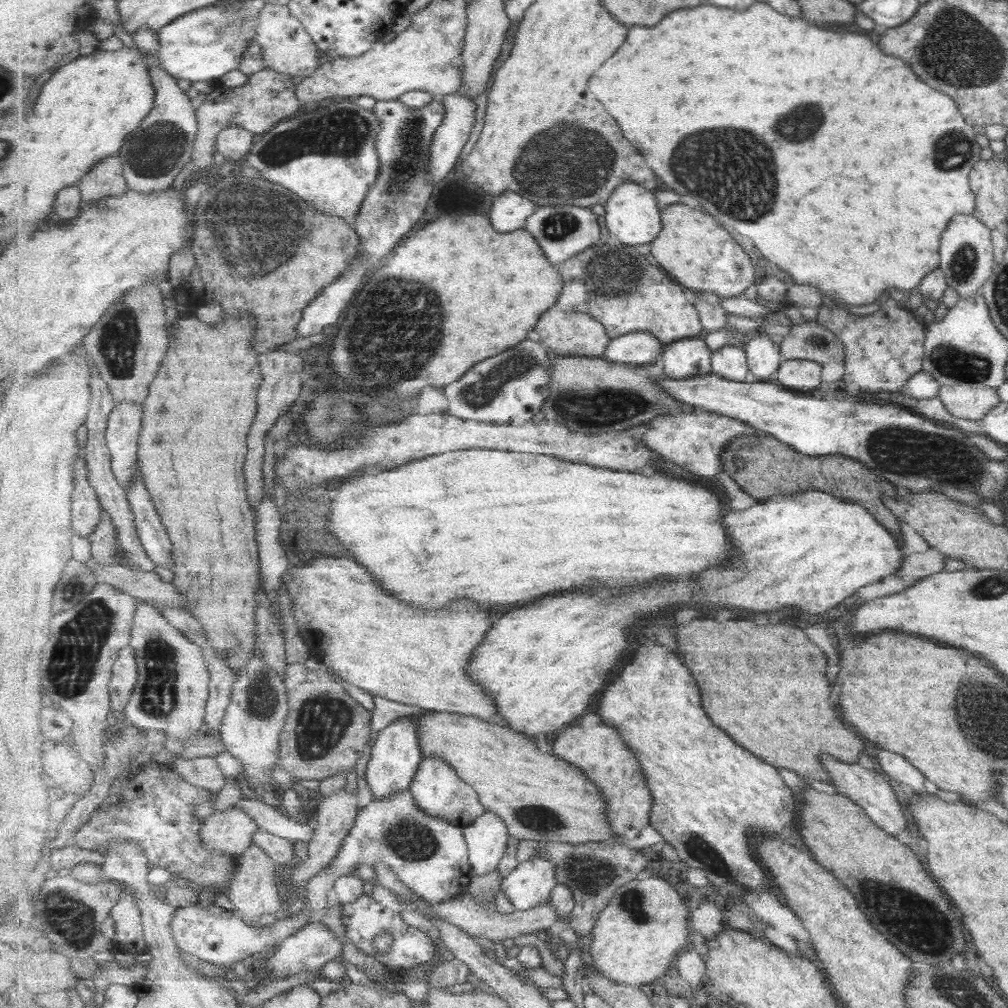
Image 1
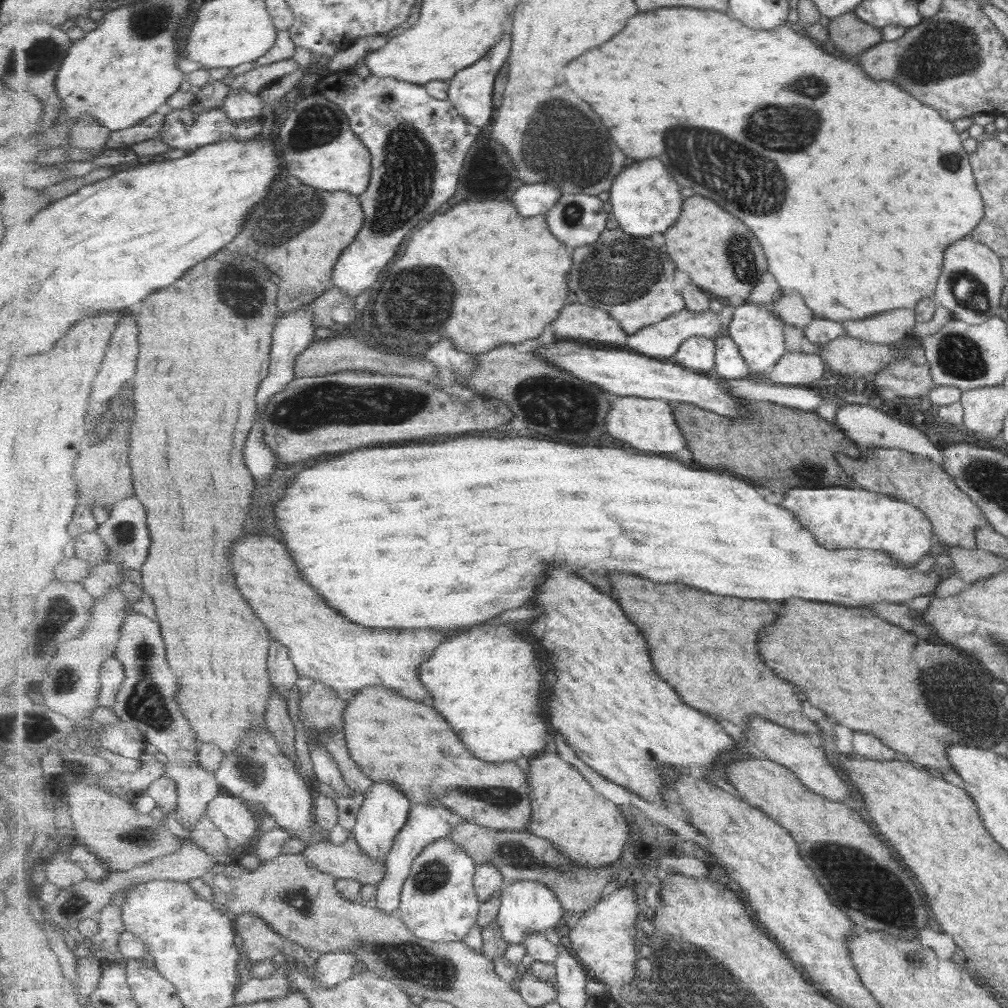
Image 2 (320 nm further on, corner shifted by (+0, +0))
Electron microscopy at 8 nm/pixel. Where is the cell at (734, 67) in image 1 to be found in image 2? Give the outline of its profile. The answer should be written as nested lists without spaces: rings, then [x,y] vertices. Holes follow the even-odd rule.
[[[659,8],[655,12],[633,16],[625,30],[617,34],[617,38],[613,38],[609,44],[603,44],[601,48],[593,48],[593,52],[587,52],[581,56],[581,60],[573,60],[573,64],[569,64],[569,72],[565,74],[569,76],[573,90],[583,100],[589,100],[593,108],[597,108],[597,114],[605,120],[605,124],[609,124],[613,140],[617,140],[617,146],[627,156],[639,160],[657,156],[671,172],[675,170],[677,160],[675,180],[682,187],[693,188],[697,194],[715,200],[725,210],[745,220],[769,256],[768,272],[777,278],[783,292],[798,291],[812,316],[839,323],[864,319],[893,309],[914,309],[918,300],[930,298],[934,293],[943,250],[969,234],[983,216],[983,204],[968,163],[968,152],[962,147],[951,122],[941,118],[936,110],[921,104],[921,101],[915,100],[889,80],[869,78],[860,65],[844,57],[833,57],[820,49],[819,45],[791,24],[782,24],[771,32],[759,32],[723,12],[697,8]]]

